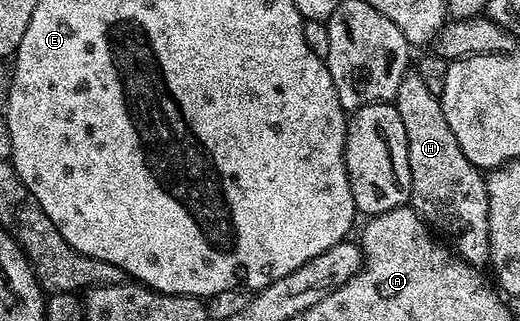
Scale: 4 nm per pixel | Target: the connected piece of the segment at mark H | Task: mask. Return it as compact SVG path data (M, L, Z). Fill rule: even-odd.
M408 71L404 75L404 79L400 83L400 91L396 91L392 103L400 111L400 119L404 122L404 135L408 135L408 167L410 168L409 204L414 212L430 226L431 230L439 238L445 239L448 242L449 248L457 253L462 260L475 267L485 266L490 260L490 236L488 235L488 191L486 190L486 178L483 170L477 169L468 159L468 155L464 155L460 143L456 143L456 135L452 135L452 127L448 127L448 119L444 119L444 107L440 98L432 95L432 91L428 91L428 86L420 80L420 75L417 71Z

